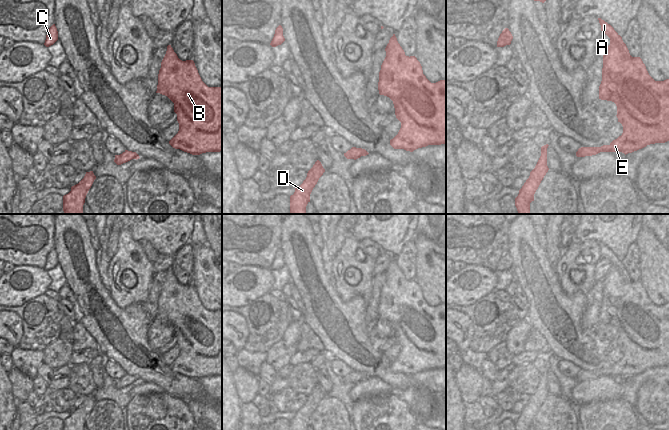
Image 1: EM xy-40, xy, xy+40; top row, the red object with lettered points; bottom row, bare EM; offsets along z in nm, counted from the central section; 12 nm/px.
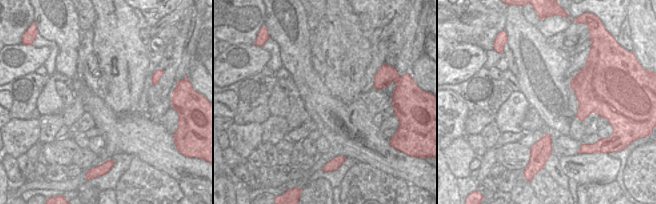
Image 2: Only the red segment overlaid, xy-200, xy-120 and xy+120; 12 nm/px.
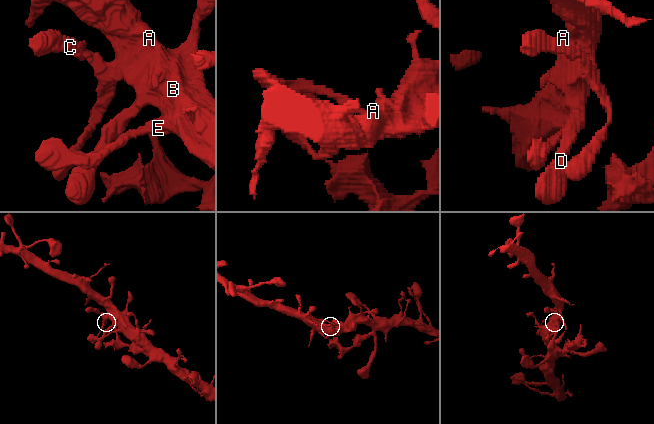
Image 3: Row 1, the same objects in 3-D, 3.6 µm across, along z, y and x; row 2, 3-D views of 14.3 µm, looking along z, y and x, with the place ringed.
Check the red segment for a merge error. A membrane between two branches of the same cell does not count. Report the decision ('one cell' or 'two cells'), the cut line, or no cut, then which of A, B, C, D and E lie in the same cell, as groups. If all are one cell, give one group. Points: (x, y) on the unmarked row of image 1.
one cell; cut none; groups A B C D E

